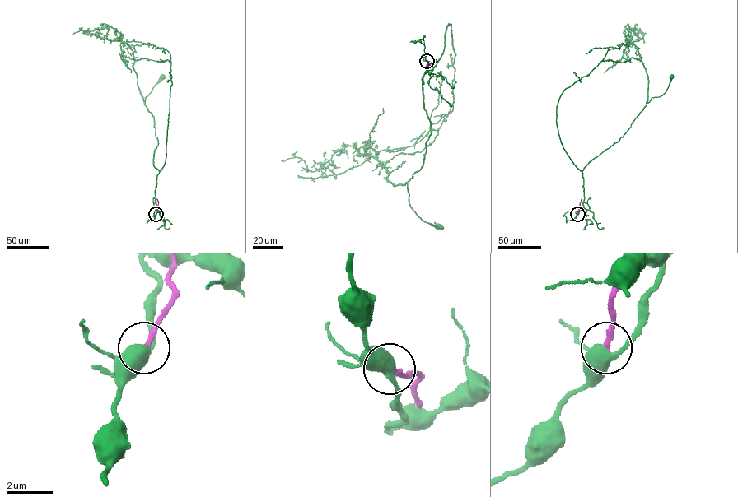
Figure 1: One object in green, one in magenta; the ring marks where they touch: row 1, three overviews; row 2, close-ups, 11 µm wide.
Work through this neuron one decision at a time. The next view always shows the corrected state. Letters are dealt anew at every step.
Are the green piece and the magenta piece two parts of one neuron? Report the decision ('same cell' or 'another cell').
another cell

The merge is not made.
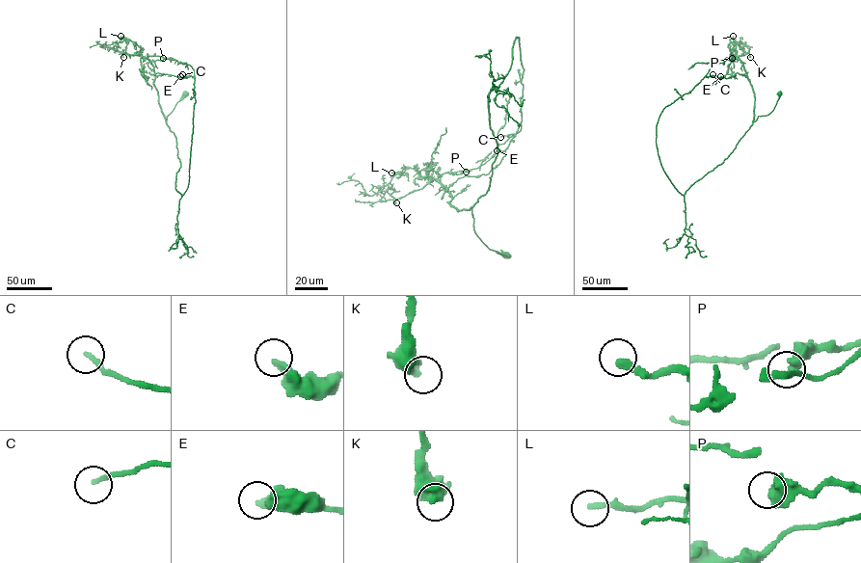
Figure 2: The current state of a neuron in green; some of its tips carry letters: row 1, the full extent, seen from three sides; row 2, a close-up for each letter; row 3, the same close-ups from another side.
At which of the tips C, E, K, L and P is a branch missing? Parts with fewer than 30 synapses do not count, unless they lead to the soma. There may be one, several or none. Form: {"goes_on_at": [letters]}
{"goes_on_at": ["L"]}

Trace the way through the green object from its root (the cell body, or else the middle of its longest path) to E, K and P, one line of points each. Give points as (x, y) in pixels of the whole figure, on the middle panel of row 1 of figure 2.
E: (505, 253), (477, 235), (471, 207), (497, 154), (488, 93), (518, 37), (522, 121), (497, 150)
K: (505, 253), (481, 241), (471, 208), (459, 211), (434, 179), (396, 202)
P: (505, 253), (477, 235), (471, 207), (497, 154), (488, 93), (518, 37), (521, 129), (466, 172)

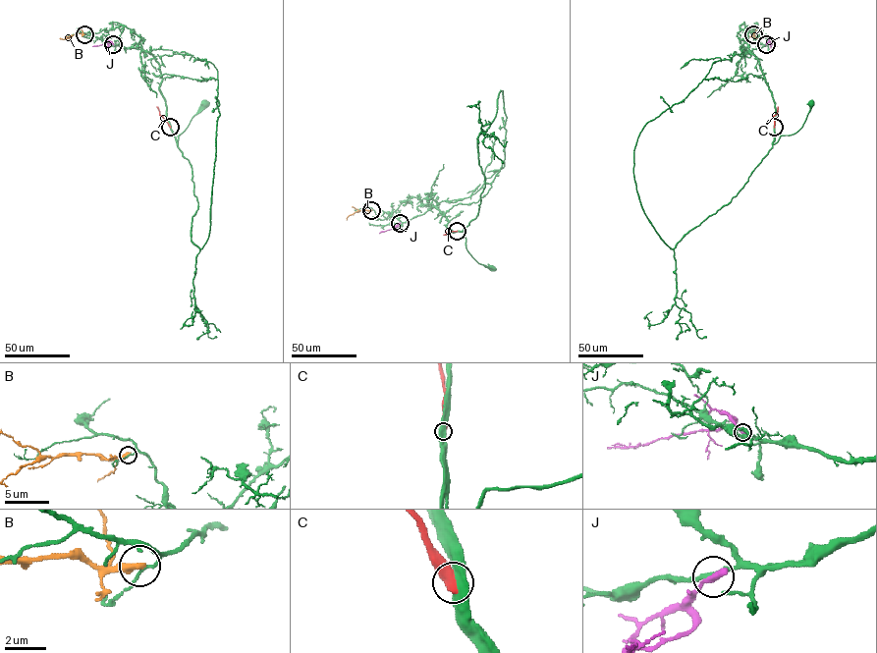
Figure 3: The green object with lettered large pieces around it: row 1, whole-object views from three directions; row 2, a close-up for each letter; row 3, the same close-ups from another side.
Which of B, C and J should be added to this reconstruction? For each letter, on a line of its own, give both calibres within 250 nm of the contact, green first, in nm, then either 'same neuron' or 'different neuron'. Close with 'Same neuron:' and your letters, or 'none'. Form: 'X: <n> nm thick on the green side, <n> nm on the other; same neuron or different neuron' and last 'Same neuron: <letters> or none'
B: 120 nm thick on the green side, 400 nm on the other; different neuron
C: 480 nm thick on the green side, 440 nm on the other; different neuron
J: 180 nm thick on the green side, 440 nm on the other; different neuron
Same neuron: none

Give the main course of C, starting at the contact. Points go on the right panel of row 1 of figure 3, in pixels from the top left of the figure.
C: (774, 127), (778, 106)

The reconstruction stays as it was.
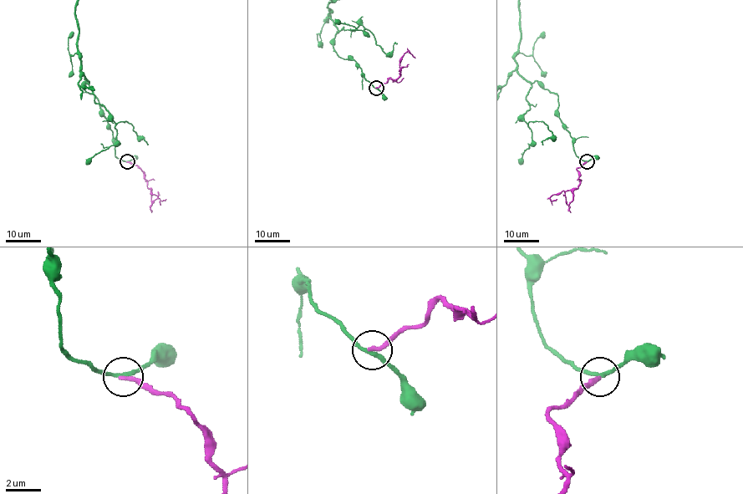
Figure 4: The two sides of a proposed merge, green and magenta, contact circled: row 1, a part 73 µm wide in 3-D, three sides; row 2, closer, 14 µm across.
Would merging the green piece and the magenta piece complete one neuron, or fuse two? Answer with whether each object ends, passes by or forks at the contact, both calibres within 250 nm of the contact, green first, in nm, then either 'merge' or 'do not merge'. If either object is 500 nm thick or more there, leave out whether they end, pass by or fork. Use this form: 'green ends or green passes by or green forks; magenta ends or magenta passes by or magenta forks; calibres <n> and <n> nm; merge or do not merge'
green passes by; magenta ends; calibres 200 and 240 nm; merge

